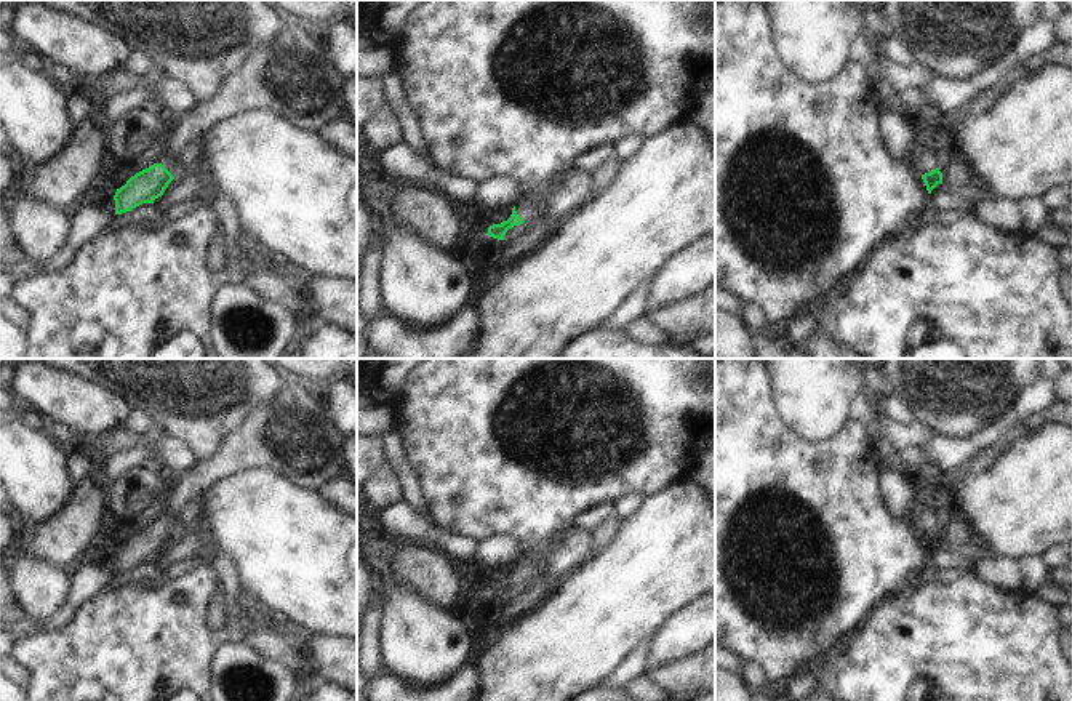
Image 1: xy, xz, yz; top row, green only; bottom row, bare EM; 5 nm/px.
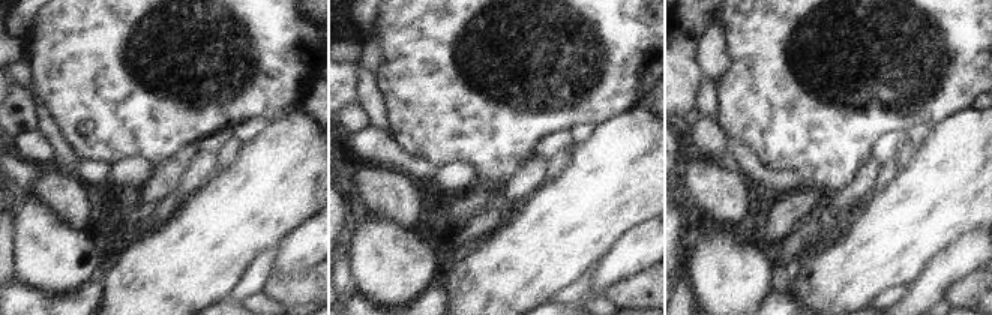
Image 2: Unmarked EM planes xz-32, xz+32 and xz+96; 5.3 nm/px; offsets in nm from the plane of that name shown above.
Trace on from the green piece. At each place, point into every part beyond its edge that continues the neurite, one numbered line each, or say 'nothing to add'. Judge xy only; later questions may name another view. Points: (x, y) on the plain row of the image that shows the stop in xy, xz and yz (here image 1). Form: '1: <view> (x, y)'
1: xy (292, 434)

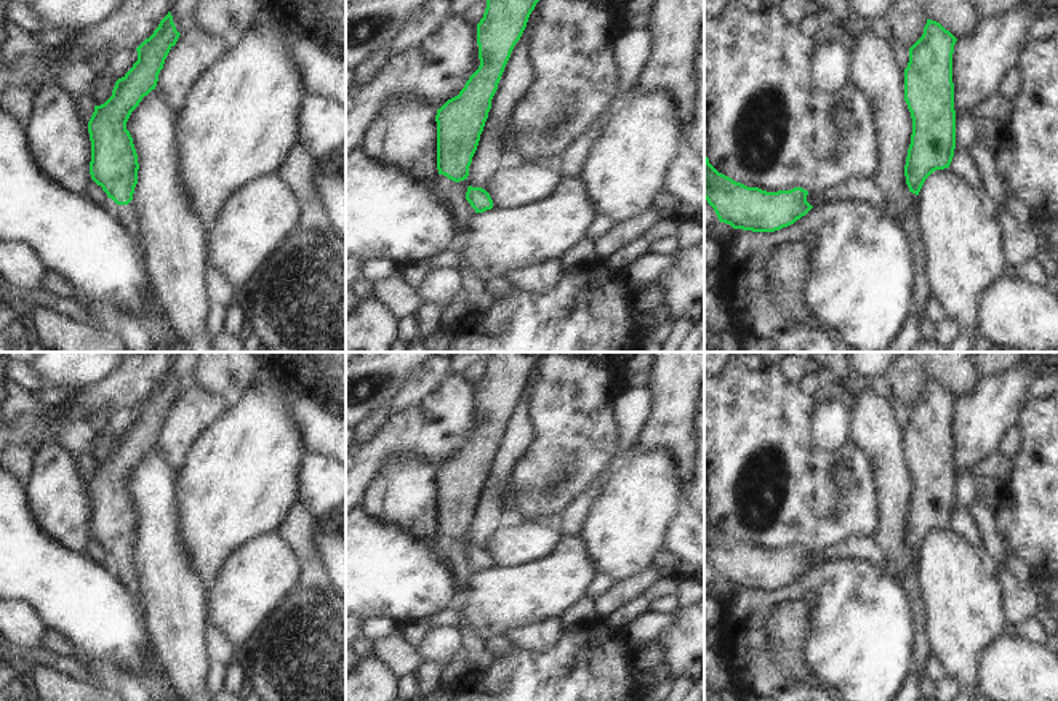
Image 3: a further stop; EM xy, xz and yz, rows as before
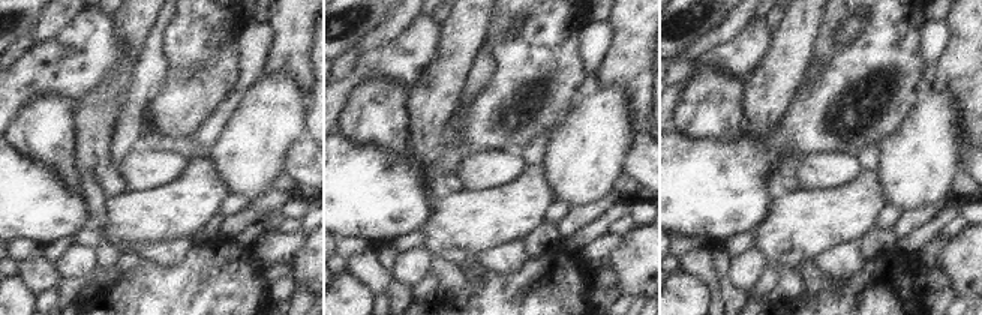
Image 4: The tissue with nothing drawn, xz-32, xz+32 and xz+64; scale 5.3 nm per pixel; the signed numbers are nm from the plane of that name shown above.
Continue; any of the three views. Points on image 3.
1: xy (127, 575)

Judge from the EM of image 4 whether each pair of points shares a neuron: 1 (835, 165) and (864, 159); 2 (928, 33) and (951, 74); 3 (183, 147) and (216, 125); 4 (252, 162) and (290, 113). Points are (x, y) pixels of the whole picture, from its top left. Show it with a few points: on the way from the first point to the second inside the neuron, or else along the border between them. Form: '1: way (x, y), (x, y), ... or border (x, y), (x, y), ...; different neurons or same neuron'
1: border (853, 155), (862, 167); different neurons
2: border (945, 21), (949, 39), (928, 72); different neurons
3: border (195, 132), (201, 141), (210, 146); different neurons
4: way (252, 150), (278, 125); same neuron

